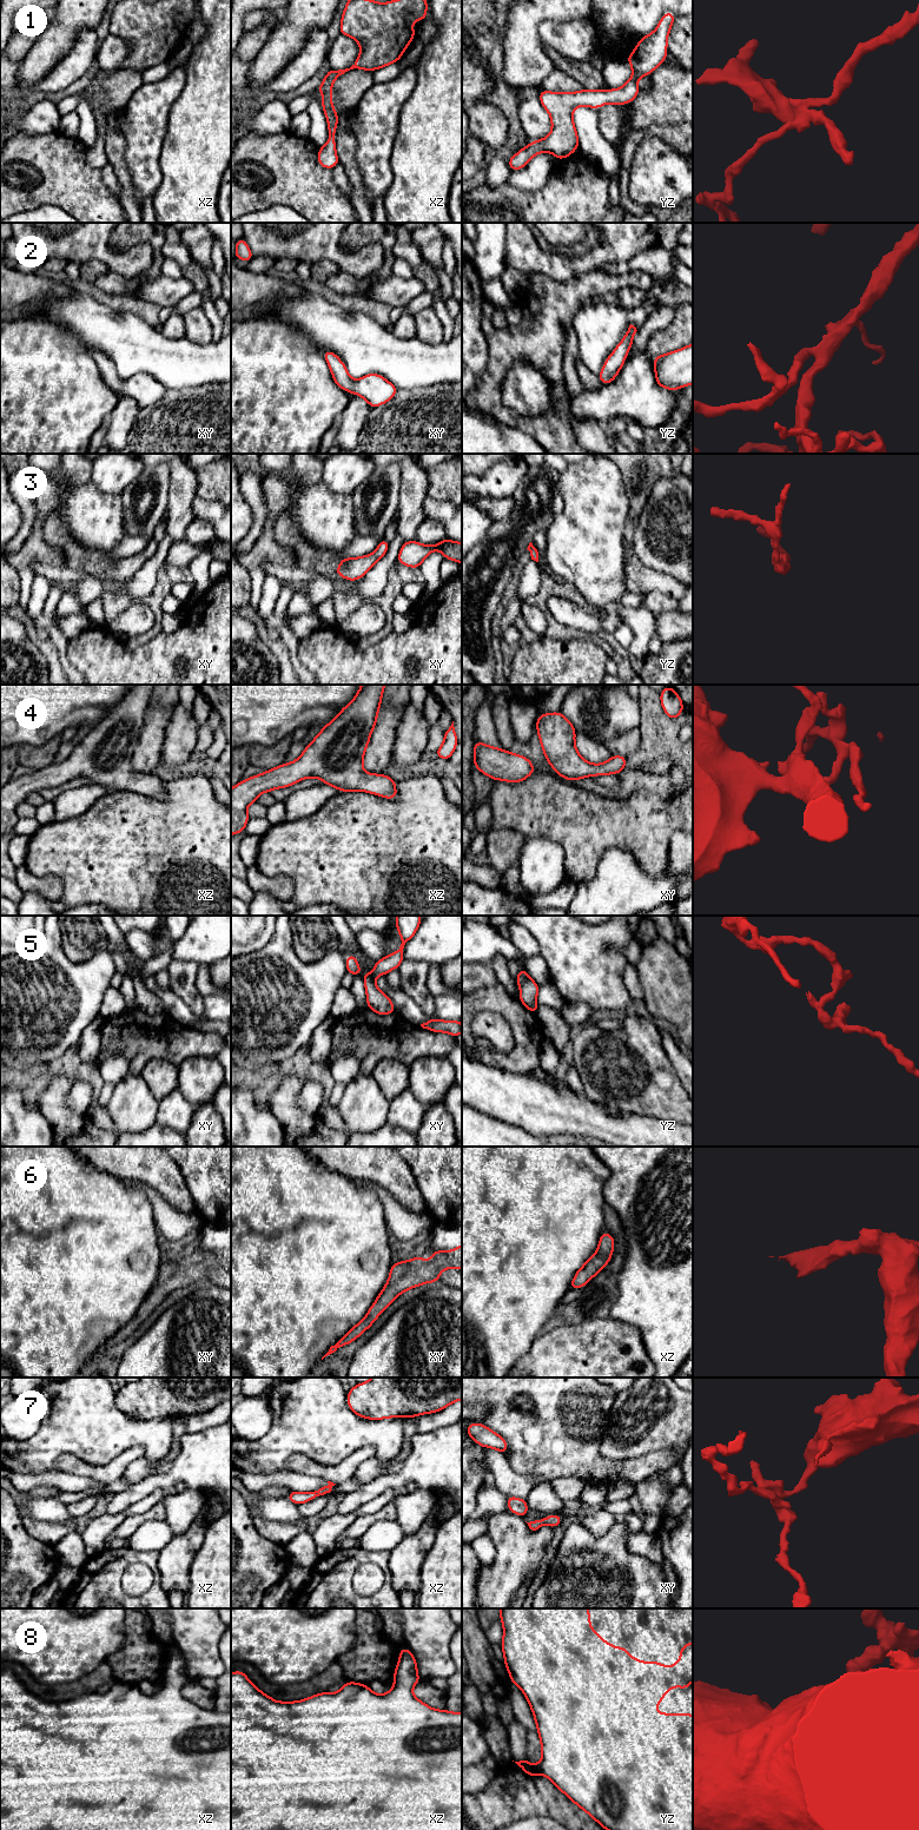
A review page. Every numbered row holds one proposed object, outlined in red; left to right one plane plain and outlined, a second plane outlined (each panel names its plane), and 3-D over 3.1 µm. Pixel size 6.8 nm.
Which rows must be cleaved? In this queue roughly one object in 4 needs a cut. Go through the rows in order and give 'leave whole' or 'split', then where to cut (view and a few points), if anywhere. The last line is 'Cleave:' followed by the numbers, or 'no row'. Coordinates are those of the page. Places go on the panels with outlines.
1: leave whole; cut none
2: leave whole; cut none
3: leave whole; cut none
4: leave whole; cut none
5: split; cut yz (528, 976), (521, 986)
6: leave whole; cut none
7: leave whole; cut none
8: leave whole; cut none
Cleave: 5

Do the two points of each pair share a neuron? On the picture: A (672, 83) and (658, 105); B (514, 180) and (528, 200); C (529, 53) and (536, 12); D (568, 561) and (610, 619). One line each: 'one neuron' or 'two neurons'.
A: one neuron
B: two neurons
C: one neuron
D: two neurons

